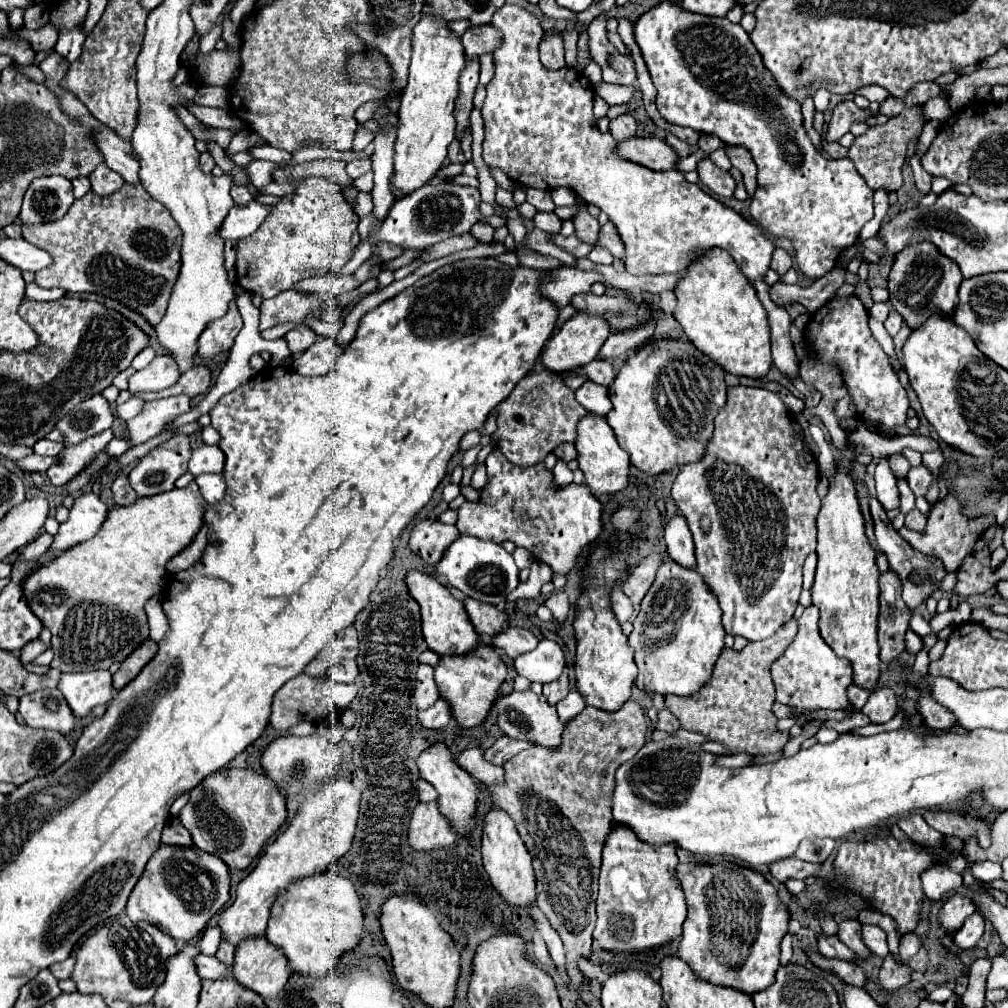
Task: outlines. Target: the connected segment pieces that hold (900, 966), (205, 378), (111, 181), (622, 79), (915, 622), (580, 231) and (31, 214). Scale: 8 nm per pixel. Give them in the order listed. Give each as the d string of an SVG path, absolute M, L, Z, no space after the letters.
M889 953L885 959L883 959L883 965L881 965L881 973L879 973L879 983L881 987L885 989L901 989L903 985L911 982L911 975L913 975L913 969L901 961L895 961L893 953Z
M193 365L187 373L181 375L181 379L179 379L177 385L173 385L169 389L163 389L159 393L149 393L149 395L141 395L141 397L145 397L145 399L159 399L159 397L175 395L175 391L183 391L185 395L195 397L195 395L207 393L209 383L211 383L211 371L209 371L209 367L207 365Z
M97 165L97 169L89 175L91 181L91 191L97 195L111 195L123 185L123 177L115 171L111 171L107 165Z
M601 13L589 23L589 49L591 49L591 57L603 69L605 83L617 83L617 85L637 83L637 71L635 71L633 59L629 55L621 55L609 43L607 13Z
M913 613L913 615L911 615L911 629L913 629L917 635L921 635L921 637L925 637L925 635L931 633L929 621L927 621L921 613Z
M579 203L577 207L579 207L579 209L577 209L577 215L571 219L573 225L575 225L575 235L579 237L579 241L595 245L595 243L597 243L597 233L599 233L601 227L599 227L597 219L589 215L585 203Z
M61 175L35 179L23 199L19 219L23 223L47 223L61 219L75 201L71 181Z

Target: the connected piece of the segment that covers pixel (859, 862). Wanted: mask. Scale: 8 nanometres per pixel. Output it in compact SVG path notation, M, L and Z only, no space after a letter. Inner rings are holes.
M893 837L875 839L875 841L843 841L835 855L837 875L833 879L837 883L847 885L847 889L855 893L869 897L875 909L891 915L897 921L899 933L903 935L913 931L917 925L917 915L921 907L919 903L923 899L919 875L933 863L935 859L929 853L909 843L899 843Z

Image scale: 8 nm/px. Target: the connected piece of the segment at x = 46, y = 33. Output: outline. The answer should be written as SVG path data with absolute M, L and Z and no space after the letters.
M47 23L43 27L39 27L38 30L23 28L18 32L18 35L29 41L33 51L47 51L47 49L53 49L59 29L51 23Z

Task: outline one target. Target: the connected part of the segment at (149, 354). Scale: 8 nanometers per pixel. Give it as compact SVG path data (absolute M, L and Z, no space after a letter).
M145 347L135 359L133 359L133 367L135 369L143 369L145 365L149 365L151 361L153 361L153 357L155 357L157 353L155 353L155 349L151 349L151 347Z

